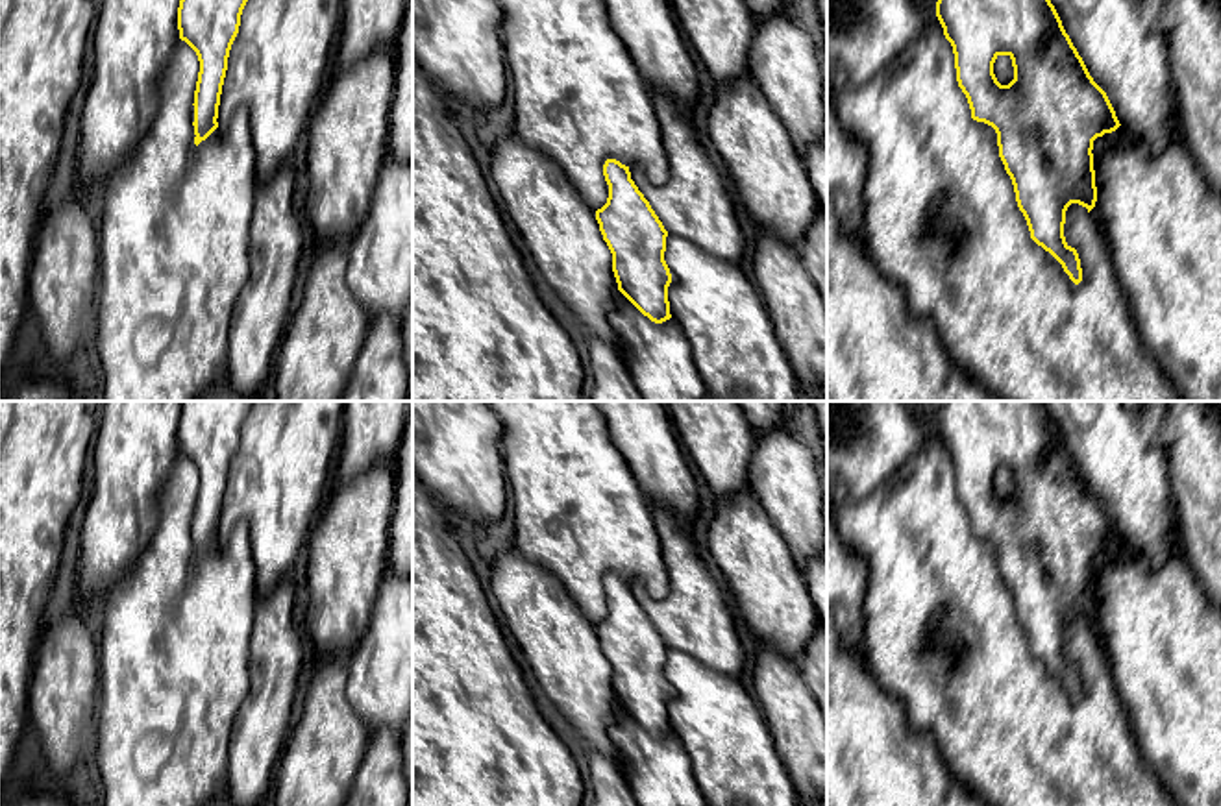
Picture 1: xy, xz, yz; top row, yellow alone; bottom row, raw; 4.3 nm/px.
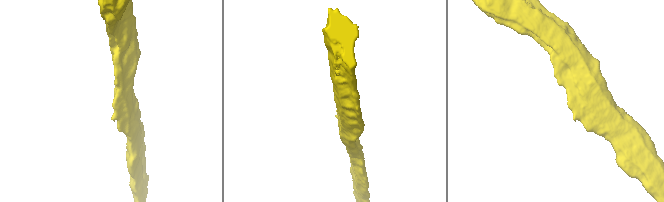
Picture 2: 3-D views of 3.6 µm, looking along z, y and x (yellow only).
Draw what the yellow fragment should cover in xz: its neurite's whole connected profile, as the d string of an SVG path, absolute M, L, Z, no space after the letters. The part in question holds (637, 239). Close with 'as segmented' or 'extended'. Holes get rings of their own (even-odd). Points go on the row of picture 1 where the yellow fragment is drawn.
M607 159L603 176L609 198L596 211L596 220L612 253L618 290L644 316L662 324L672 318L668 301L672 274L664 261L668 231L631 179L629 166Z | as segmented

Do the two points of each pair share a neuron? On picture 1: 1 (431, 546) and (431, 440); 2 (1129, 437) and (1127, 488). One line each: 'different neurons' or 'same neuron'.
1: different neurons
2: same neuron

